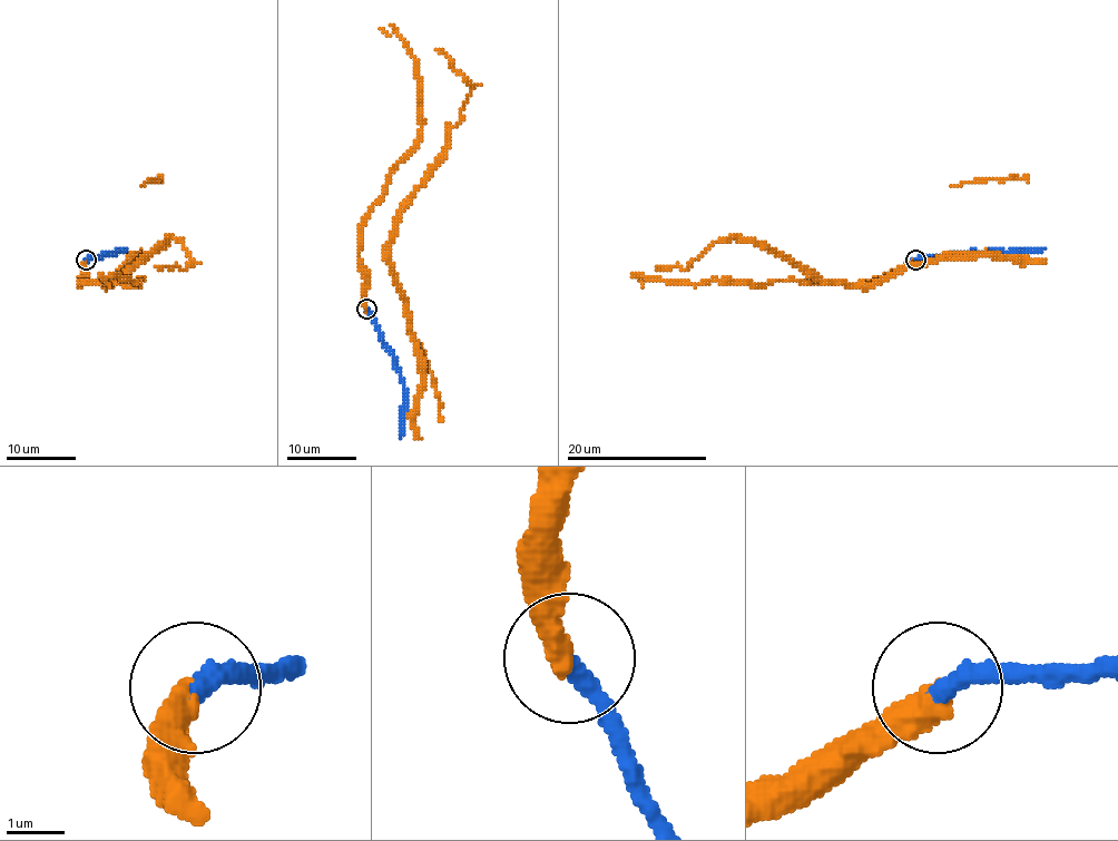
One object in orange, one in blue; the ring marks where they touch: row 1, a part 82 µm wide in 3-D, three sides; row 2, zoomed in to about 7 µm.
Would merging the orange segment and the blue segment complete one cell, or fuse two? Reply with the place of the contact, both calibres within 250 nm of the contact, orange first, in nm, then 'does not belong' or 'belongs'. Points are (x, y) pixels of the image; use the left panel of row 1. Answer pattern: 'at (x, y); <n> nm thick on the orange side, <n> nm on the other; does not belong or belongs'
at (86, 260); 440 nm thick on the orange side, 360 nm on the other; belongs

